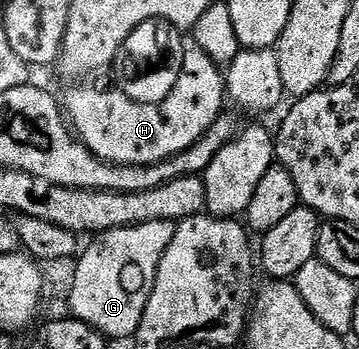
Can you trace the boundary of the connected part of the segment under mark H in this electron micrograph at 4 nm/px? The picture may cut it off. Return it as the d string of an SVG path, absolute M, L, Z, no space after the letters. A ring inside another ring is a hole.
M188 38L182 74L159 102L141 102L123 90L72 88L62 96L62 104L75 135L98 158L115 164L157 164L192 146L225 111L224 72L196 40Z

